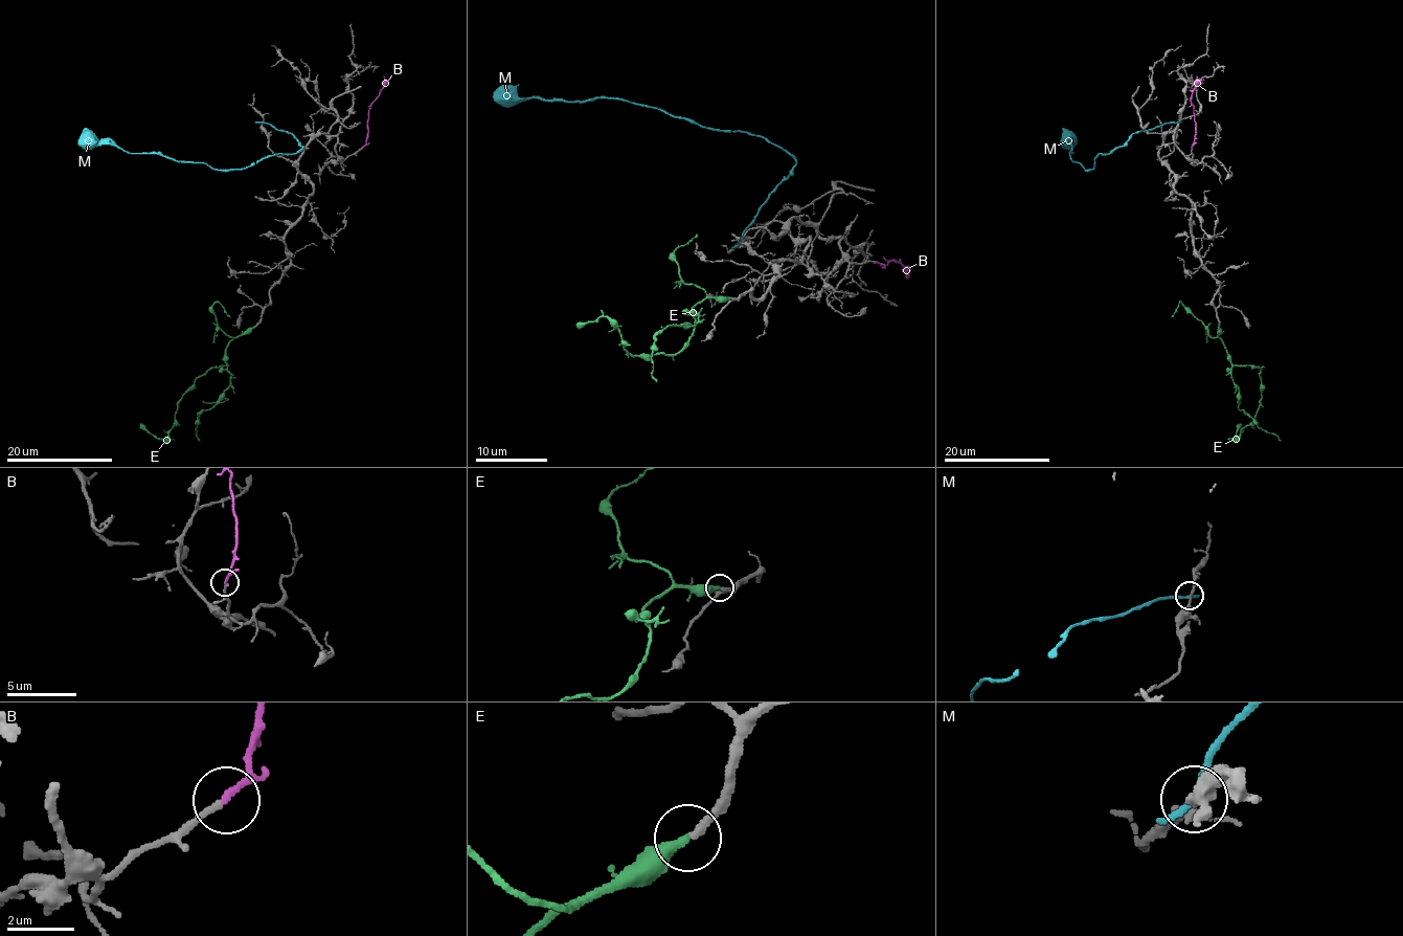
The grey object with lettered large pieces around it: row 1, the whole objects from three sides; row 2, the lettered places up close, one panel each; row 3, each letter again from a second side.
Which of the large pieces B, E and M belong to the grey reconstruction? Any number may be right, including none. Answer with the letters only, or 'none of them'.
E

